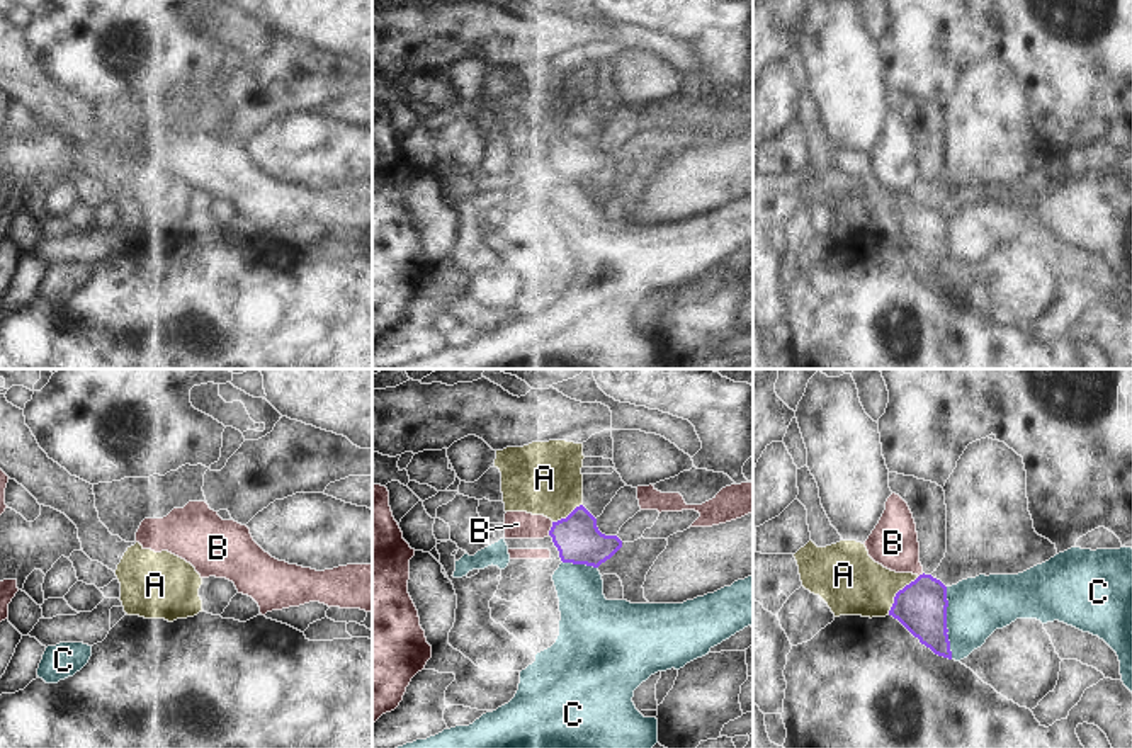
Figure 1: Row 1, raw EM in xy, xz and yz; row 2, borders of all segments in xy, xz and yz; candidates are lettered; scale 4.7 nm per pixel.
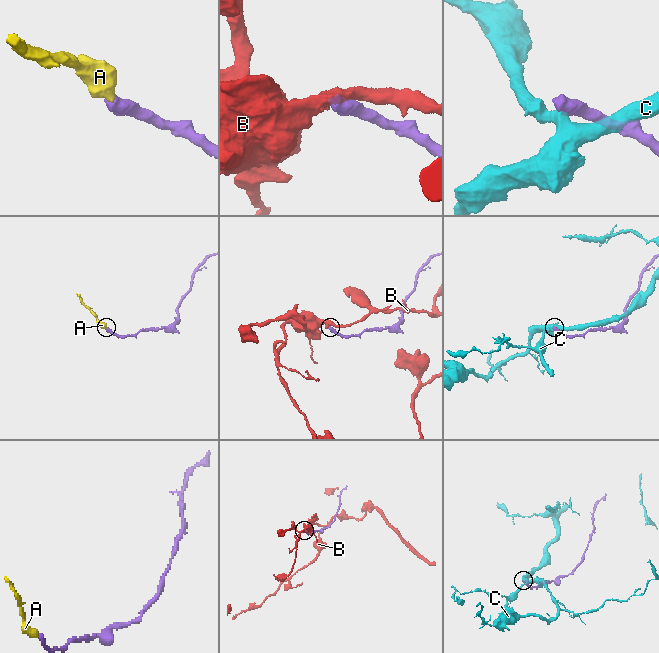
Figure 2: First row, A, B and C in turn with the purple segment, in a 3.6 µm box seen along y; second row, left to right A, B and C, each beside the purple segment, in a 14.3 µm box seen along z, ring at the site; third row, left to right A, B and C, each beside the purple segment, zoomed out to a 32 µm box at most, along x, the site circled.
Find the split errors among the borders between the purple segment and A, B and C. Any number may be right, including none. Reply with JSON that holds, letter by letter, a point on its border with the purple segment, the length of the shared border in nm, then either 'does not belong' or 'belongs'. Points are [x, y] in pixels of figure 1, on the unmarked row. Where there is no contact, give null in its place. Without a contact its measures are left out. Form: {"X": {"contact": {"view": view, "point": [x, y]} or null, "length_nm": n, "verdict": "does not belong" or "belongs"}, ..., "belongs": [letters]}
{"A": {"contact": {"view": "yz", "point": [896, 213]}, "length_nm": 240, "verdict": "belongs"}, "B": {"contact": {"view": "xz", "point": [551, 148]}, "length_nm": 70, "verdict": "does not belong"}, "C": {"contact": {"view": "yz", "point": [945, 242]}, "length_nm": 340, "verdict": "does not belong"}, "belongs": ["A"]}

